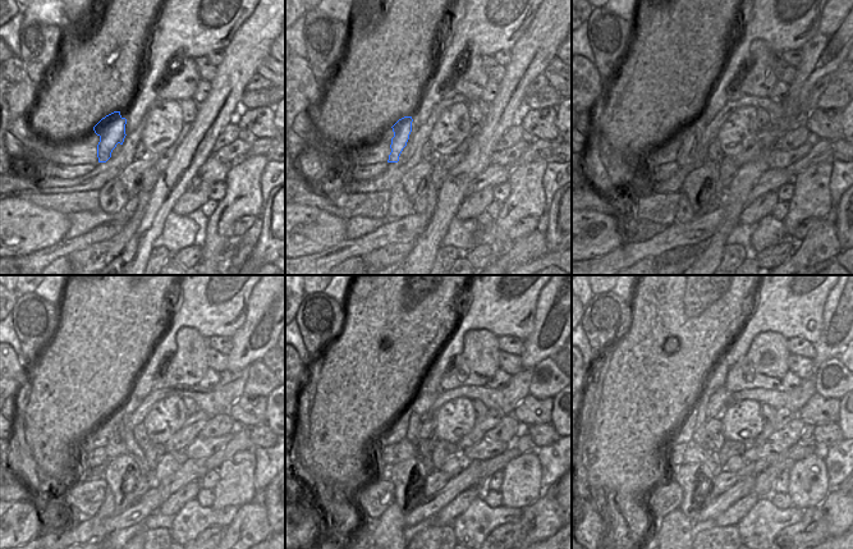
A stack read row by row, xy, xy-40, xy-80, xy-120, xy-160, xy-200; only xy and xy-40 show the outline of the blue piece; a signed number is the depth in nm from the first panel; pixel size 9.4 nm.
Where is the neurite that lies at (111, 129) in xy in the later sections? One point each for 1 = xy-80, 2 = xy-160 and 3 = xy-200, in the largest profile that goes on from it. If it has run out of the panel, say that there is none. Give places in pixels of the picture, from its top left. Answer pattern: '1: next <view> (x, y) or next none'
1: next xy-80 (688, 131)
2: next xy-160 (404, 449)
3: next xy-200 (695, 453)

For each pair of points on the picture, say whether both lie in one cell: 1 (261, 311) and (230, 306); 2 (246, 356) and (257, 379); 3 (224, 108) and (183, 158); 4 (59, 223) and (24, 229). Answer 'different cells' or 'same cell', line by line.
1: different cells
2: different cells
3: same cell
4: same cell

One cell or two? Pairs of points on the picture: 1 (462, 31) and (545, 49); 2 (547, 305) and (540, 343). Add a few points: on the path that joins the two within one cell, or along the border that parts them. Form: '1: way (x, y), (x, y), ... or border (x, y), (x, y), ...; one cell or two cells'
1: border (533, 17), (510, 50); two cells
2: way (547, 314), (547, 334); one cell

